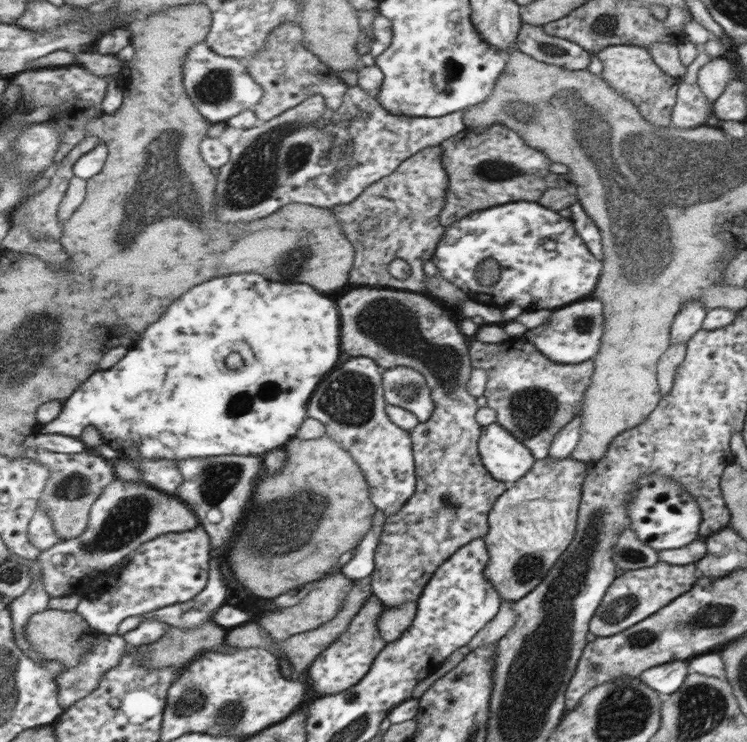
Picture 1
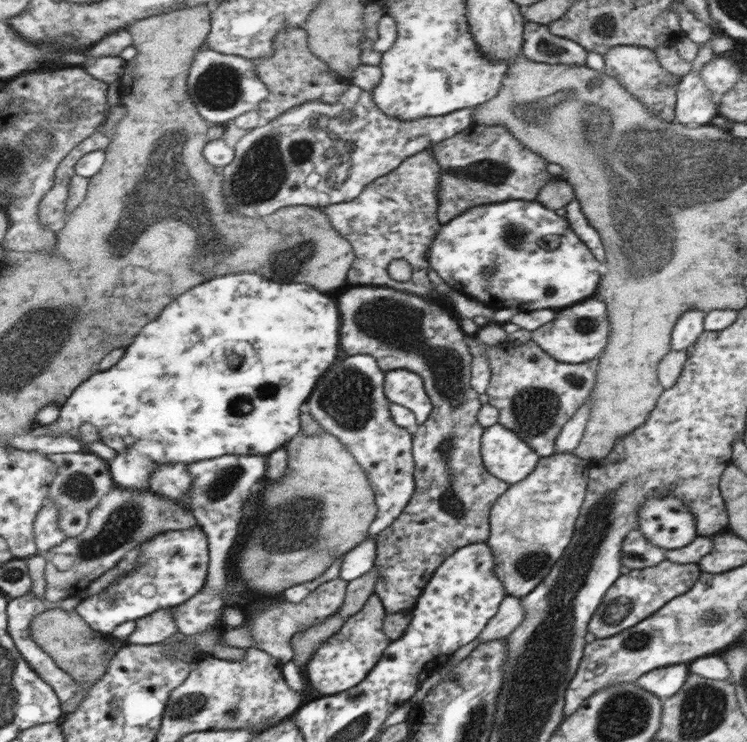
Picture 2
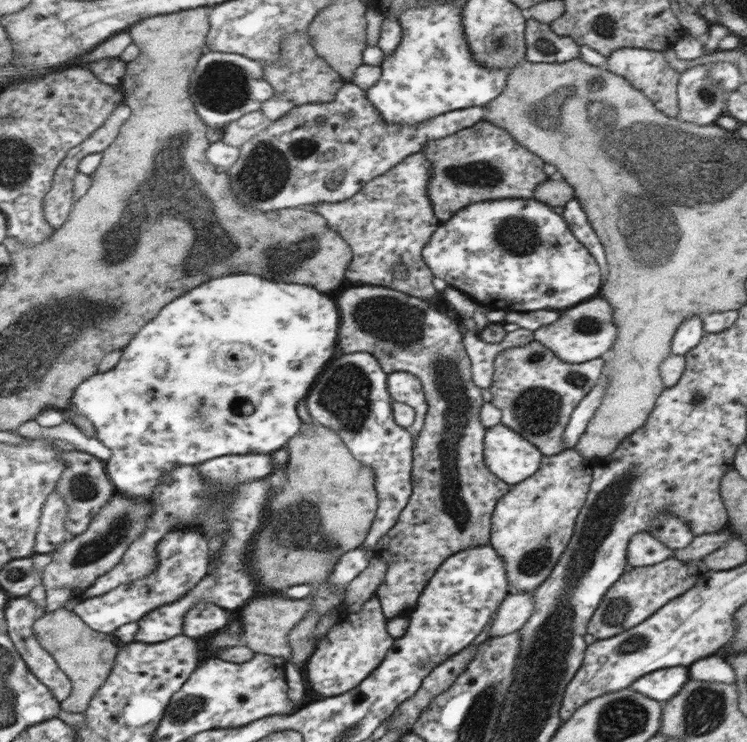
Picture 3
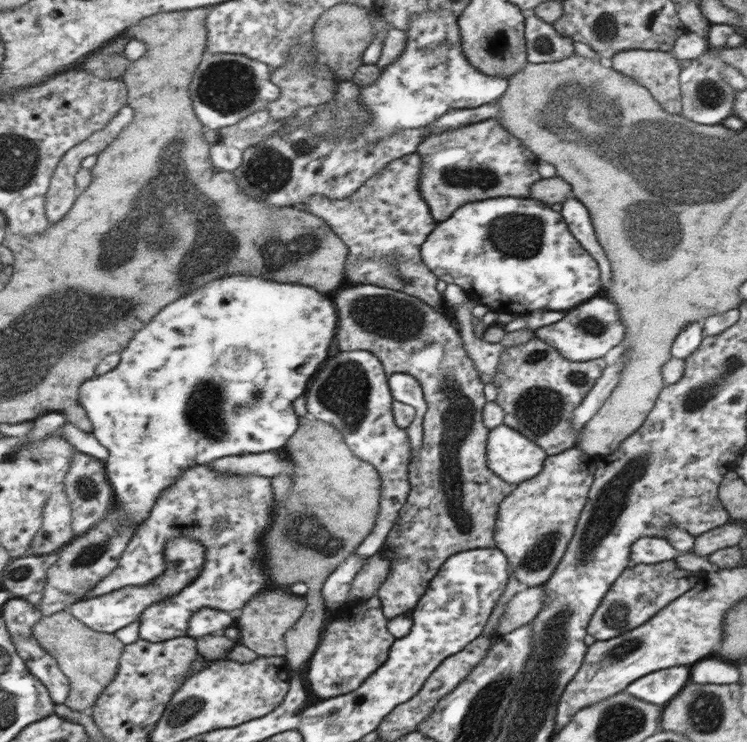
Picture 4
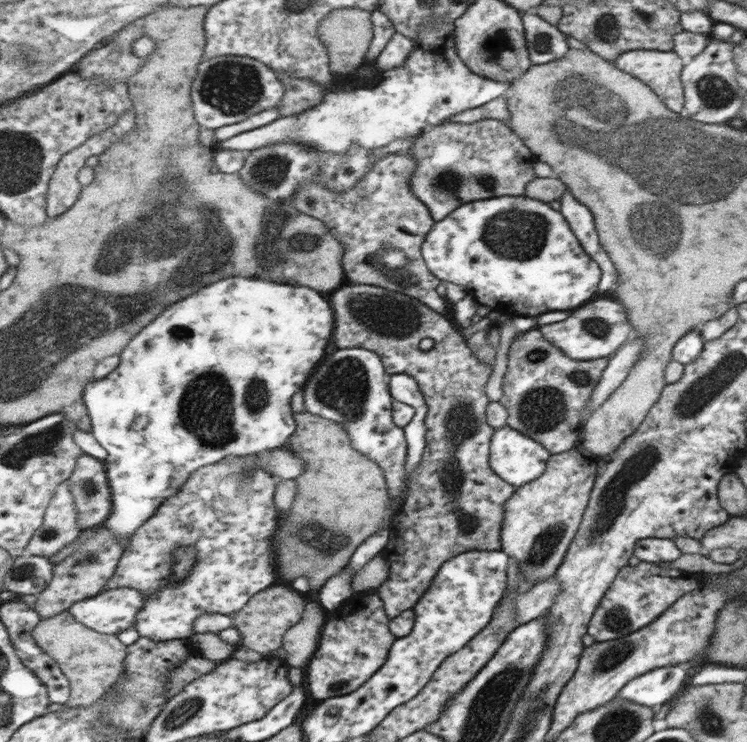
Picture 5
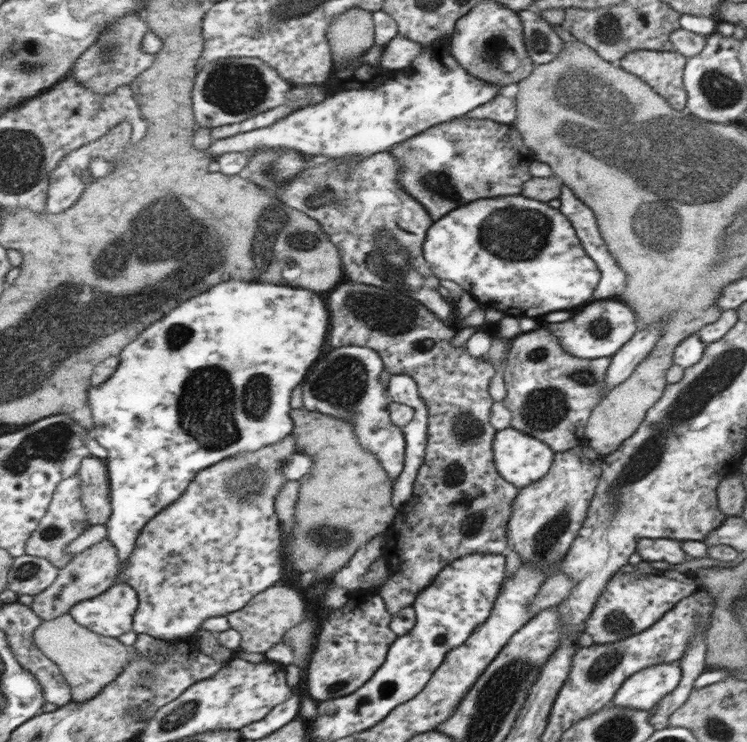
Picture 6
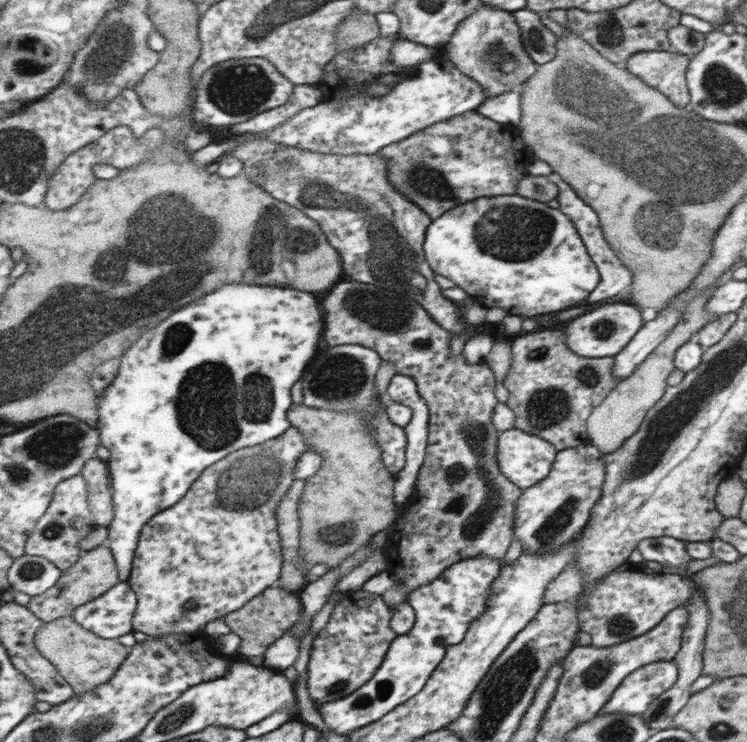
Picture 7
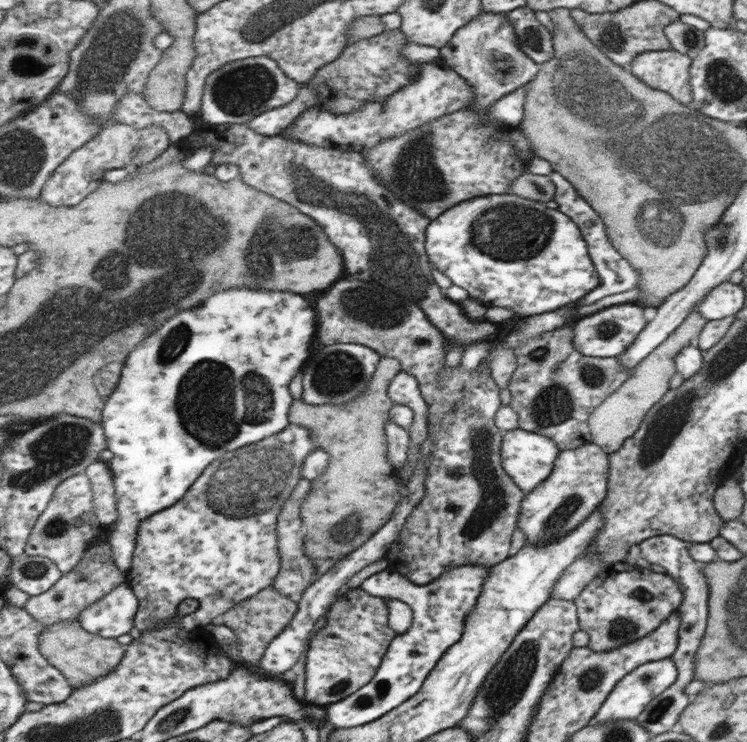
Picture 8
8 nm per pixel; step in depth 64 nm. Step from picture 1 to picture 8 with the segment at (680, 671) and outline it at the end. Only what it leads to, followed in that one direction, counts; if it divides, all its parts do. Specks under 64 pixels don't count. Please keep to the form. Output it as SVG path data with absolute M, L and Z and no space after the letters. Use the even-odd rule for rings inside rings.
M671 658L647 662L645 665L638 666L623 681L618 682L613 693L609 695L600 712L592 720L592 724L596 726L596 724L614 722L614 720L636 720L644 709L646 709L649 702L670 688L671 684L674 684L677 678L677 666Z

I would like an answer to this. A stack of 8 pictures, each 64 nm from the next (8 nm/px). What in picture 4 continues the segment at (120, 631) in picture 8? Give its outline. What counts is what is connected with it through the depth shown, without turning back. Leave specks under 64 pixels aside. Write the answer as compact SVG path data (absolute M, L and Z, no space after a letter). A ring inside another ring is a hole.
M178 538L170 540L166 546L167 568L160 577L146 586L127 586L122 589L113 589L102 596L90 596L73 604L71 613L82 619L88 626L98 632L113 634L123 626L136 626L137 620L146 607L154 602L160 602L163 598L170 598L178 594L185 586L188 586L203 569L205 563L205 546L192 538Z

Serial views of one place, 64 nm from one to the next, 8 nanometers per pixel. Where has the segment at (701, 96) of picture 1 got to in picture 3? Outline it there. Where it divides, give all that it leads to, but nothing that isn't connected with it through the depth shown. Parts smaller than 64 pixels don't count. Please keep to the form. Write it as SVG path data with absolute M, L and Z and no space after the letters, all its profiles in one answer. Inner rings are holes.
M711 64L697 65L681 73L678 86L679 117L695 125L712 125L727 114L726 101L731 91L719 86L709 76Z

